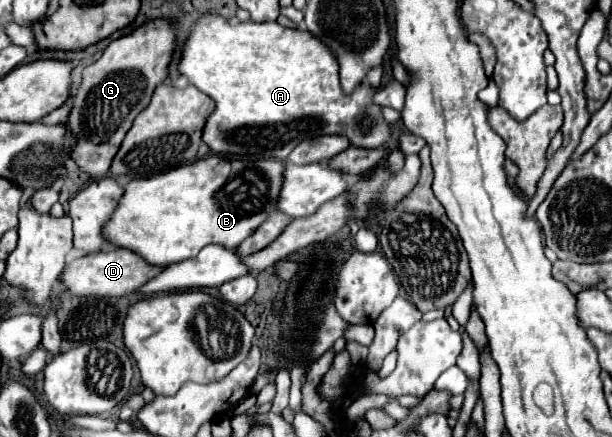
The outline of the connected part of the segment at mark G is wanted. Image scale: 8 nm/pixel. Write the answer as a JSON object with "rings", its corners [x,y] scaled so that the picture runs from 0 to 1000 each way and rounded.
{"rings":[[[250,43],[250,48],[234,53],[221,71],[181,94],[181,103],[172,112],[168,130],[136,162],[136,190],[119,217],[123,231],[119,231],[119,249],[113,263],[113,291],[129,314],[129,327],[119,336],[116,359],[152,410],[165,410],[178,396],[181,368],[185,368],[204,304],[214,295],[217,272],[224,268],[227,254],[237,249],[253,199],[276,176],[276,149],[283,140],[286,94],[289,94],[289,85],[286,85],[283,53],[276,43]]]}

